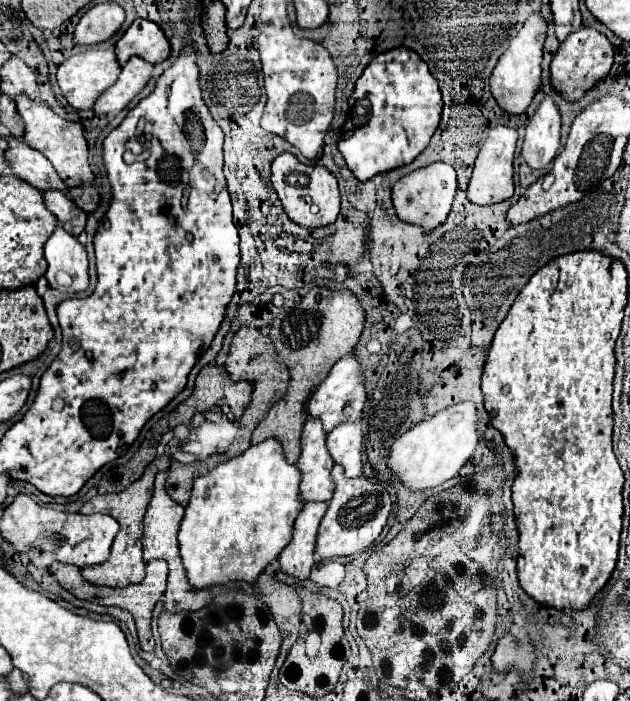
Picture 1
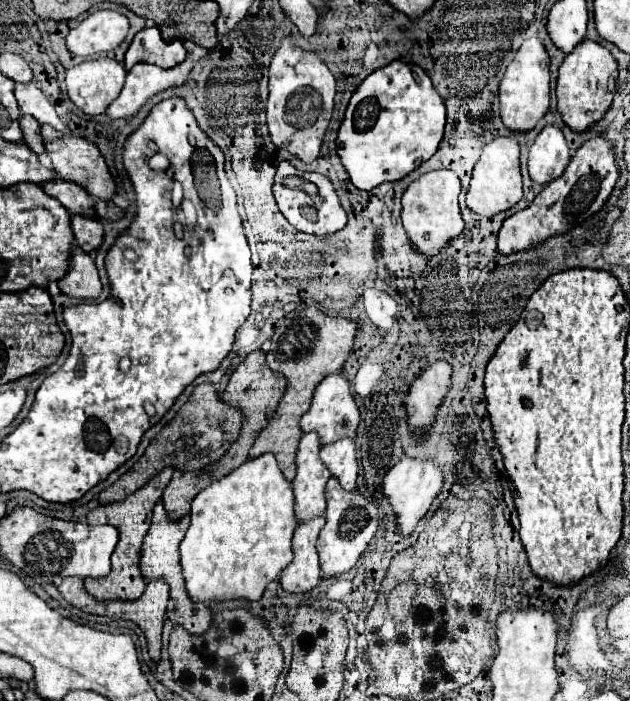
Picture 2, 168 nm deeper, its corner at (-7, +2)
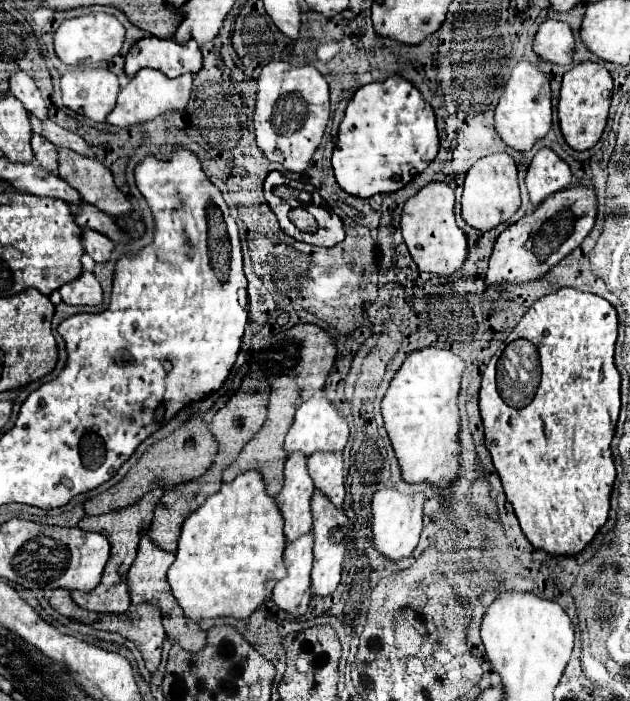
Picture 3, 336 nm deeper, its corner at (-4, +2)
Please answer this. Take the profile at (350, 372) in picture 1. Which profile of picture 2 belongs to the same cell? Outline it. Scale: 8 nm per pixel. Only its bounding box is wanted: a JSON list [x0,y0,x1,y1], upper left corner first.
[300,373,360,445]

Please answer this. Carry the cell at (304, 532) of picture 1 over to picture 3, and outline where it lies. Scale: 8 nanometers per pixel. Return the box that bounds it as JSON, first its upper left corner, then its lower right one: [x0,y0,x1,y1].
[273,533,313,617]

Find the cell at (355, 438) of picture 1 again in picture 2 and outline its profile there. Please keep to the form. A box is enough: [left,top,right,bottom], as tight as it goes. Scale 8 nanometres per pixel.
[320,439,358,491]

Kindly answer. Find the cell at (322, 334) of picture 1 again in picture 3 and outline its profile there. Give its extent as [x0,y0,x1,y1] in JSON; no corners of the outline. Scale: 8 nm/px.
[223,323,337,495]

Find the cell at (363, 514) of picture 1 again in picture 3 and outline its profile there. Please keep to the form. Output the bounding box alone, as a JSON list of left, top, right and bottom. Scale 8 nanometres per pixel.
[311,491,353,595]

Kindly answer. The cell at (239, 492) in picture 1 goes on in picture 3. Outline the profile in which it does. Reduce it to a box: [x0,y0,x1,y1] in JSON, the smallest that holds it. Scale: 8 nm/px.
[167,469,287,621]

